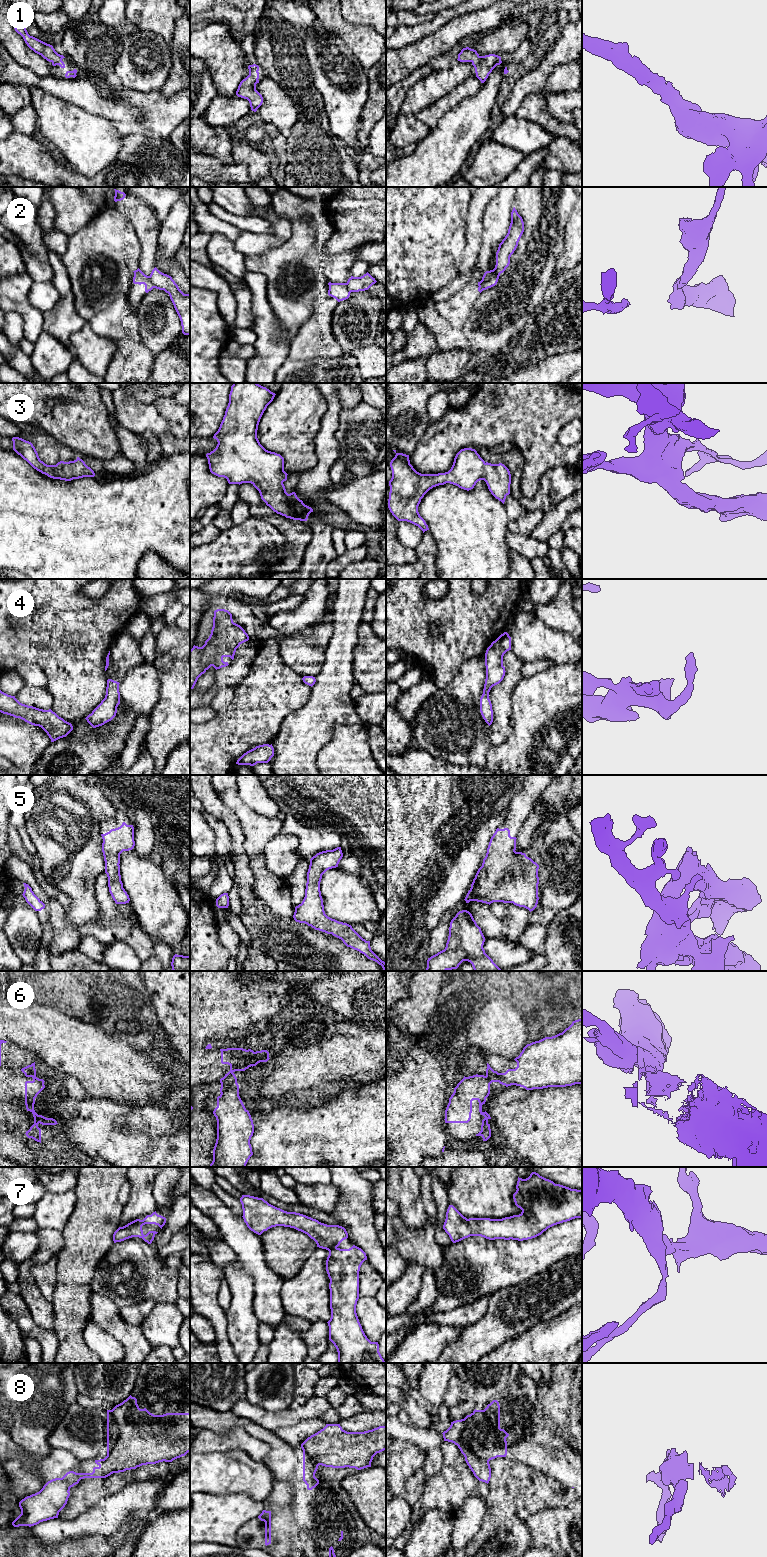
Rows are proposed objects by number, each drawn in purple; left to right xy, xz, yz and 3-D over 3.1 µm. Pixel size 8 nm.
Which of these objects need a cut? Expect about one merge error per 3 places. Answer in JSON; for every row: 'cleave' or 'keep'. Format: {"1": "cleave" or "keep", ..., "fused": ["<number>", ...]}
{"1": "keep", "2": "cleave", "3": "keep", "4": "keep", "5": "keep", "6": "cleave", "7": "keep", "8": "cleave", "fused": ["2", "6", "8"]}

